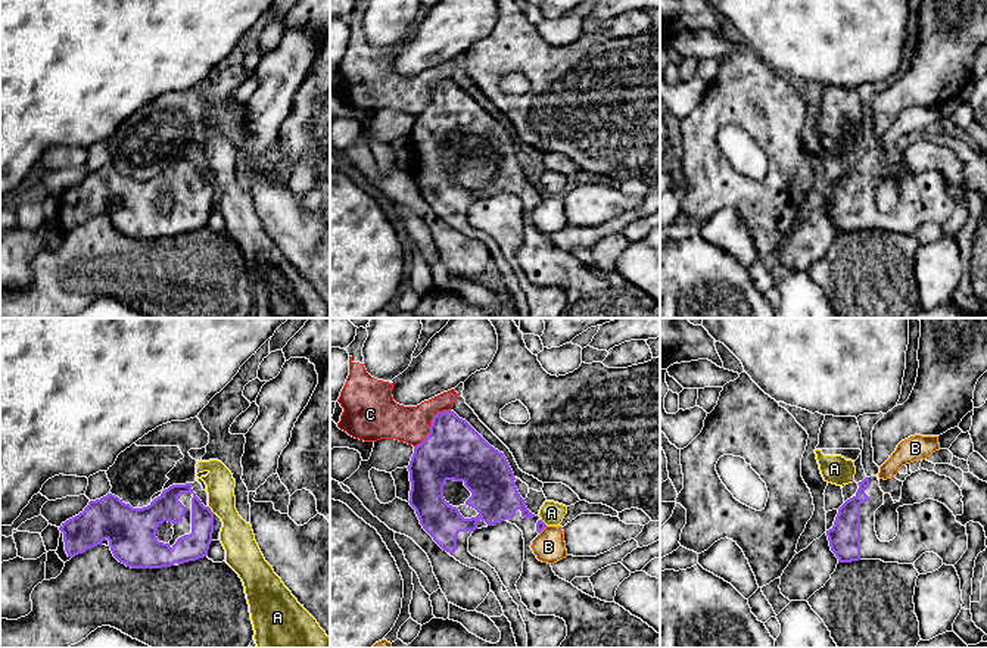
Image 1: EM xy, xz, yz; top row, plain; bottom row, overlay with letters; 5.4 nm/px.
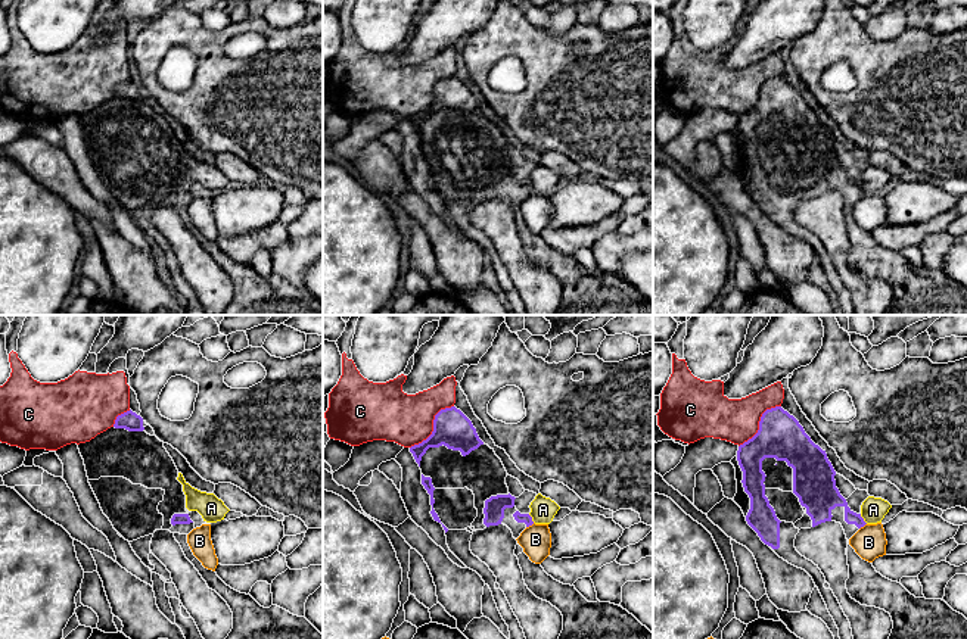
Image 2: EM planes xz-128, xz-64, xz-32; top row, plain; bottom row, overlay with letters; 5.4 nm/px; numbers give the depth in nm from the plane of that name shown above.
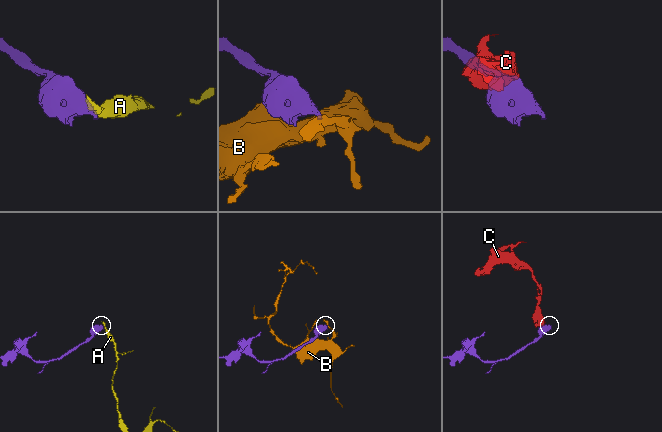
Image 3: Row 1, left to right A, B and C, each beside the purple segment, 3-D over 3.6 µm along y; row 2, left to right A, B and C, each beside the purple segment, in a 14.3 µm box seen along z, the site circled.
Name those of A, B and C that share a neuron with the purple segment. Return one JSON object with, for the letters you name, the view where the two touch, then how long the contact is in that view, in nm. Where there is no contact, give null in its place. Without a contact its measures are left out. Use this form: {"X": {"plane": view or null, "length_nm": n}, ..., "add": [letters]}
{"add": []}

